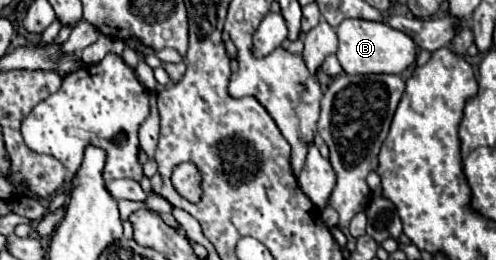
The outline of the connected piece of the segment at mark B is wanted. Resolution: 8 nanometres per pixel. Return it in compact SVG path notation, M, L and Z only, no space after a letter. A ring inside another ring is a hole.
M346 19L336 29L338 33L338 51L336 57L348 75L366 75L366 73L394 73L400 75L416 63L416 43L410 35L392 29L384 21L366 21L366 19Z

